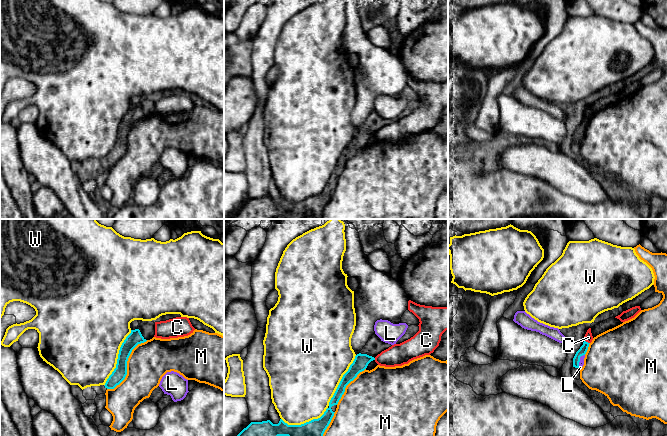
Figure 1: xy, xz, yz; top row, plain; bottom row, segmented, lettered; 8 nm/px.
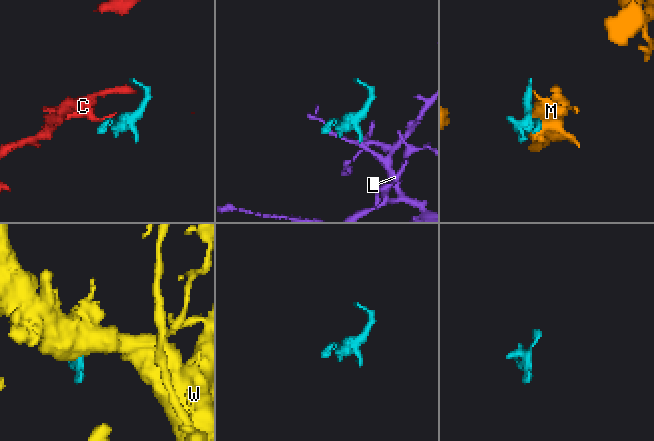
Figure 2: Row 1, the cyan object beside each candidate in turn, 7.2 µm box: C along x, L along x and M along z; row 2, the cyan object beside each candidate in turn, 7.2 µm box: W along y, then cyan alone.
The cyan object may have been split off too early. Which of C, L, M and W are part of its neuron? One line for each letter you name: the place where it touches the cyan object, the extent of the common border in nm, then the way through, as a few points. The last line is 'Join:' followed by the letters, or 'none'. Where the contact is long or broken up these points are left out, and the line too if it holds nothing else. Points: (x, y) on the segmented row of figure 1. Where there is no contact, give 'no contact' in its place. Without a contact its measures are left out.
Join: none

